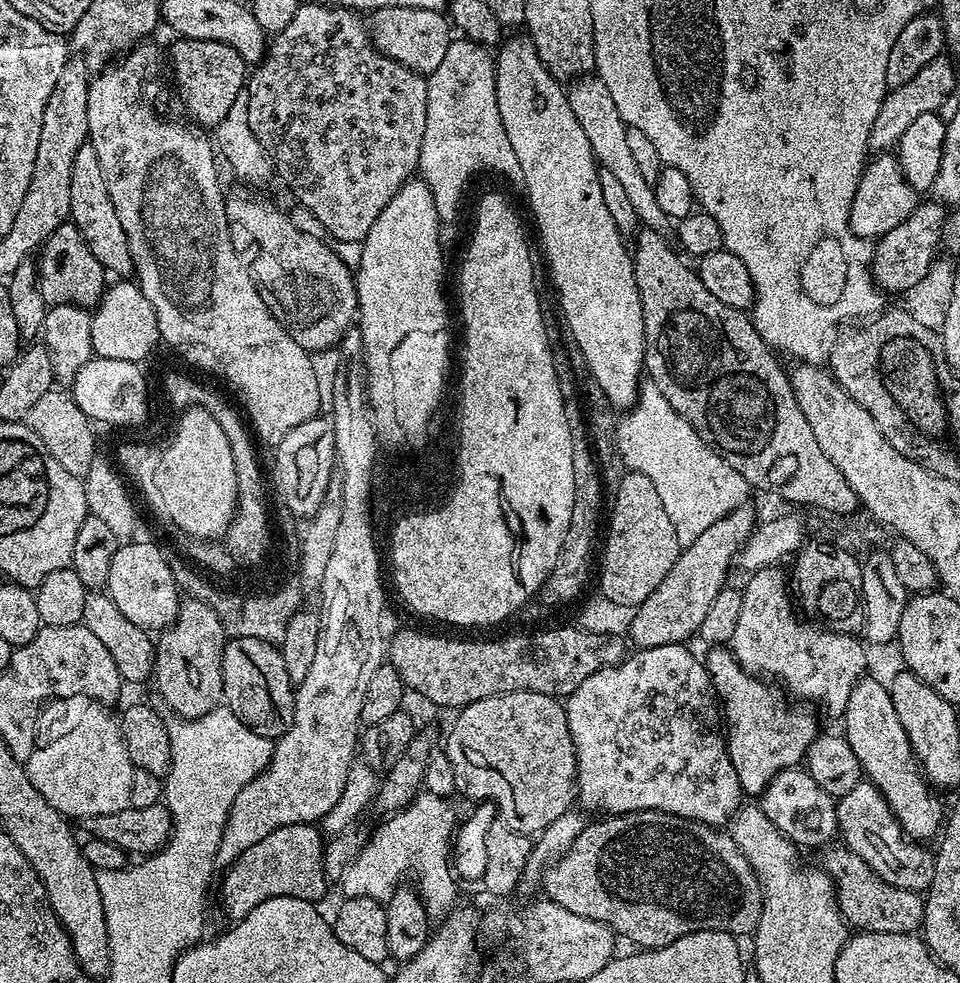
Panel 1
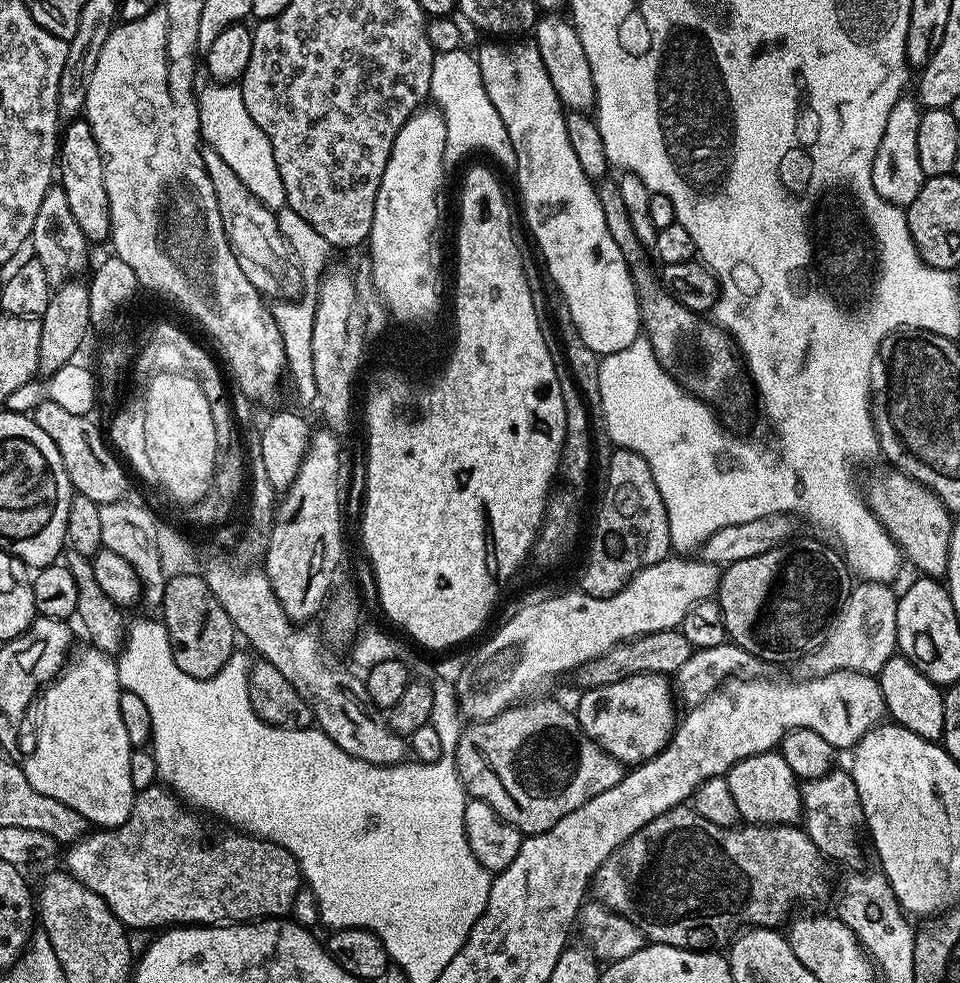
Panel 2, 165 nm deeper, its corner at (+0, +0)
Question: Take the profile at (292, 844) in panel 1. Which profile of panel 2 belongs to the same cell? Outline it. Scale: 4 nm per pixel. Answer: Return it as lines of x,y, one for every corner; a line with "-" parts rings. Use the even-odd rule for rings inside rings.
153,786
137,792
134,806
130,810
130,818
126,818
126,822
122,822
116,828
89,831
65,852
68,853
64,856
63,867
67,872
78,882
85,884
94,894
98,894
98,898
102,898
102,902
106,902
106,906
128,930
144,927
156,928
152,930
164,930
169,926
216,926
221,922
255,922
265,918
284,918
291,913
295,896
302,887
298,862
282,846
272,844
269,840
262,840
258,836
241,834
237,829
193,810
175,792
164,786

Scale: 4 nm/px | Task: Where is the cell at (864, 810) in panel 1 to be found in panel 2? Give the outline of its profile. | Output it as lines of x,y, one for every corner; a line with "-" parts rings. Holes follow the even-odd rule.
833,770
827,772
822,778
803,781
800,797
802,798
802,827
804,833
814,842
814,846
820,852
820,855
829,861
841,860
844,864
852,864
860,856
860,832
862,836
862,825
864,822
864,811
862,802
858,798
858,786
854,786
854,778
851,771

